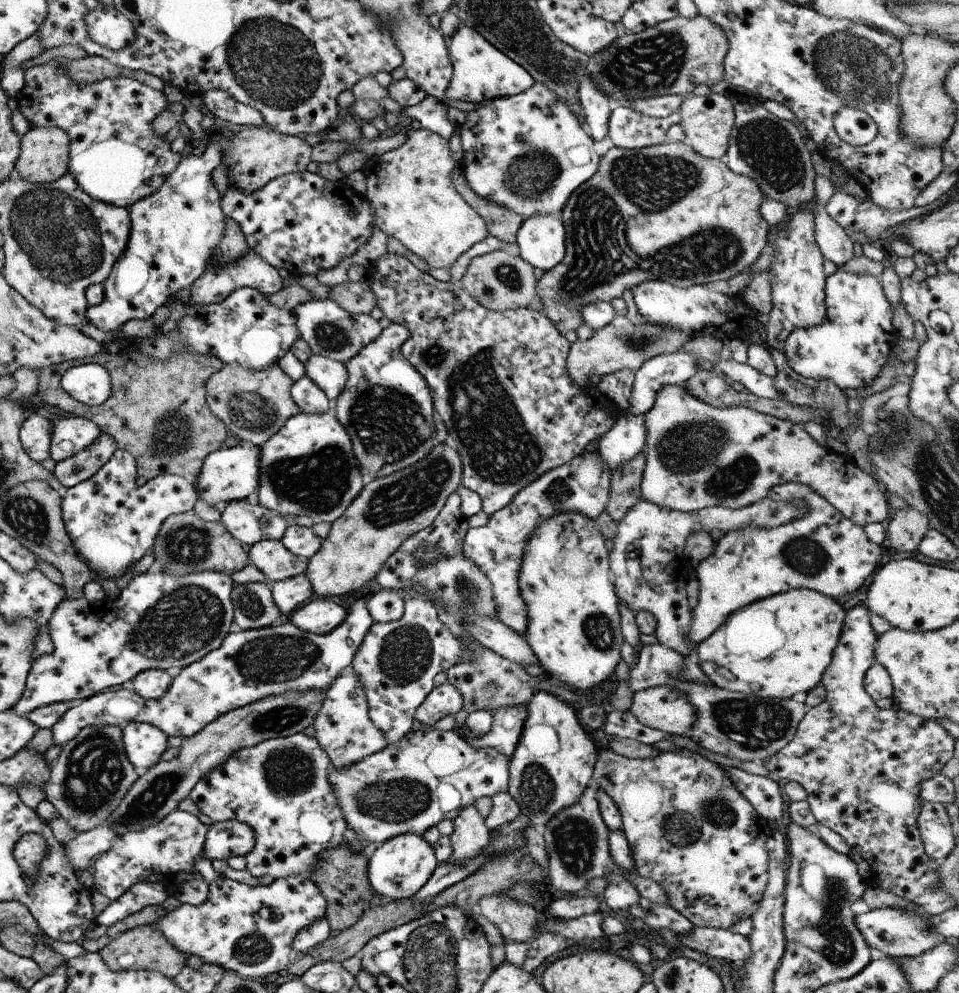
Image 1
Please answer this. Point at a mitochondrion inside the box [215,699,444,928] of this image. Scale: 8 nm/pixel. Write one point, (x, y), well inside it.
(393, 800)

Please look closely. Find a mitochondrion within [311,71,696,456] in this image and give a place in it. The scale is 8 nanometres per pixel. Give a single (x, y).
(531, 176)

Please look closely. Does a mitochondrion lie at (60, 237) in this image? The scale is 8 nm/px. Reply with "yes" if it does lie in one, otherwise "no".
yes

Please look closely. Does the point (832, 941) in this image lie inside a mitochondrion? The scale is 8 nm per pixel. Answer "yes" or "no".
yes

